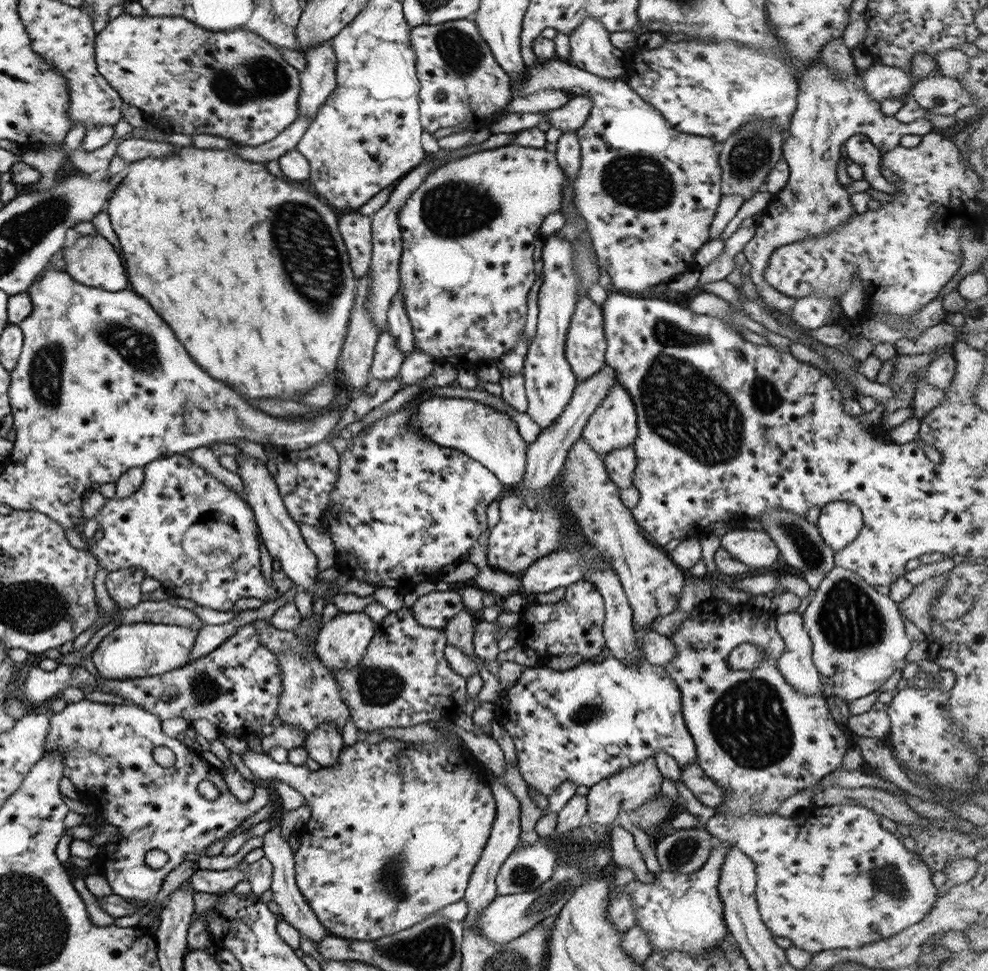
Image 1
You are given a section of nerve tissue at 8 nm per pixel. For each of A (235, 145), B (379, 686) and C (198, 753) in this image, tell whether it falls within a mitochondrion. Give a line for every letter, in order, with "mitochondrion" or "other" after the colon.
A: other
B: mitochondrion
C: other

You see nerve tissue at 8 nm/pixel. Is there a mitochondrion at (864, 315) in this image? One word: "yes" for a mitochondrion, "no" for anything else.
no

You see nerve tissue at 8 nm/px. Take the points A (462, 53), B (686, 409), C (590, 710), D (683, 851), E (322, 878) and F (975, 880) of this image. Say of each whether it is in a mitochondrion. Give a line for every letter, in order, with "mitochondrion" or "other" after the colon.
A: mitochondrion
B: mitochondrion
C: mitochondrion
D: mitochondrion
E: other
F: other

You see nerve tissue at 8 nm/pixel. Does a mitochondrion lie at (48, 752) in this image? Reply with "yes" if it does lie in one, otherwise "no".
no

